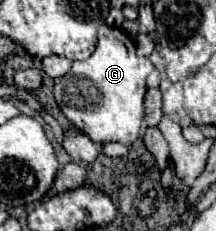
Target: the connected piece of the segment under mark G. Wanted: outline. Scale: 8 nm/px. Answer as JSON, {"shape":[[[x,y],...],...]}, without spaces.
{"shape":[[[116,27],[98,29],[96,51],[86,61],[74,61],[64,77],[56,79],[54,97],[62,113],[92,141],[118,141],[132,145],[140,137],[144,121],[146,77],[154,65],[136,55],[134,41]]]}

